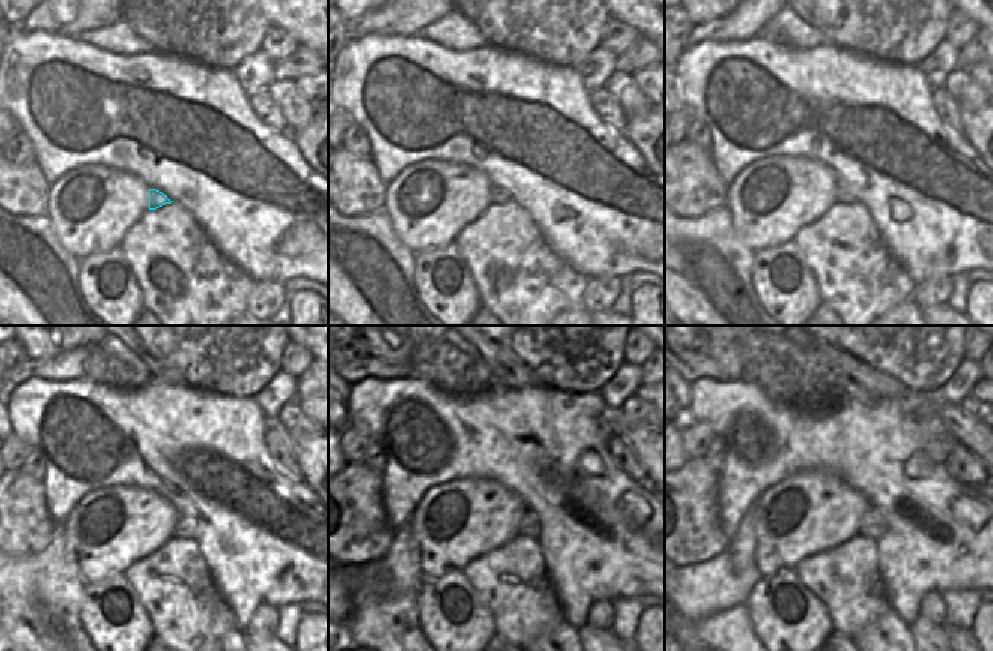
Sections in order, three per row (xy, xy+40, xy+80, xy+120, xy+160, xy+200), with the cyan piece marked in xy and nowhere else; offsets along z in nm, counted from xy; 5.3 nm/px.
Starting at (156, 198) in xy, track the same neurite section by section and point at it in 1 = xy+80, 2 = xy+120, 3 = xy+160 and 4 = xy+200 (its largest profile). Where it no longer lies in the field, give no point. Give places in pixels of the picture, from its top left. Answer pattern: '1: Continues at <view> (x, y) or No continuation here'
1: Continues at xy+80 (842, 194)
2: Continues at xy+120 (186, 527)
3: Continues at xy+160 (528, 527)
4: Continues at xy+200 (873, 525)

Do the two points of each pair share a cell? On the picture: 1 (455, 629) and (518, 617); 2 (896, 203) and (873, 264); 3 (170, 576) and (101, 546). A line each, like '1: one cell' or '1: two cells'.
1: two cells
2: two cells
3: two cells

